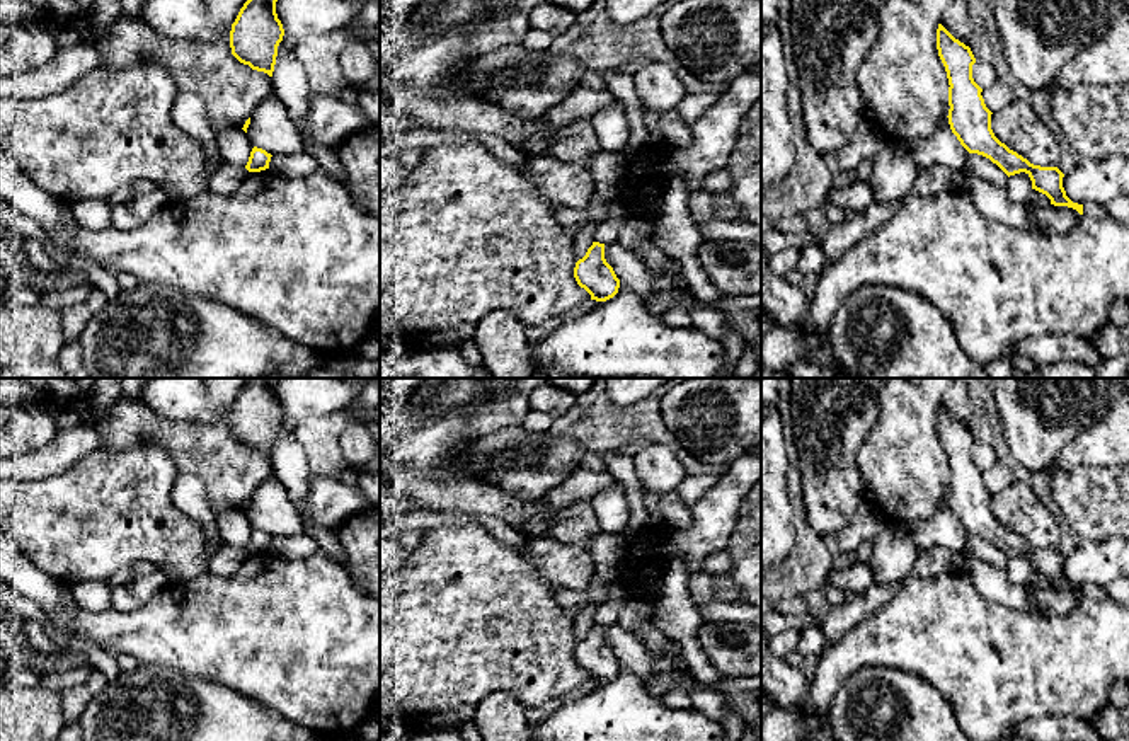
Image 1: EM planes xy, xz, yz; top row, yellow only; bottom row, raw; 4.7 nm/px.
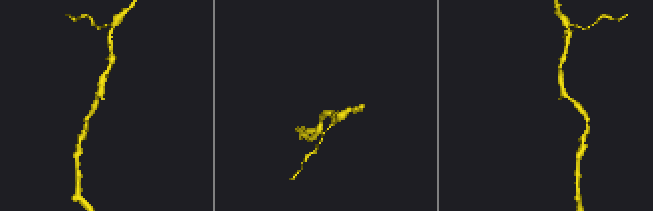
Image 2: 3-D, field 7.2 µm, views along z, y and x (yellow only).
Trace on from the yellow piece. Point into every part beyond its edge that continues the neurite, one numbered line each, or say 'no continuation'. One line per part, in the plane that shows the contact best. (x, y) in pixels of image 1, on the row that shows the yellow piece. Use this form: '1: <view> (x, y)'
no continuation

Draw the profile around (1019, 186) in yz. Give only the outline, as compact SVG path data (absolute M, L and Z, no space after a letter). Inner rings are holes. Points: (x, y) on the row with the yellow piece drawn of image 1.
M1020 172L1020 174L1010 175L1006 179L1005 191L1010 201L1017 204L1025 203L1029 194L1032 192L1032 181L1029 174Z

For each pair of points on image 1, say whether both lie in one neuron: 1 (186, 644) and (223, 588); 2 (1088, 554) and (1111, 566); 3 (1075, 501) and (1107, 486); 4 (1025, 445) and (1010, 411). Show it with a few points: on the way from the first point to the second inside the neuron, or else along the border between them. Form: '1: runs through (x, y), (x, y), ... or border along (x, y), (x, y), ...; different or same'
1: runs through (200, 631), (223, 607), (223, 602); same
2: runs through (1094, 559), (1106, 562); same
3: runs through (1083, 499), (1094, 499), (1099, 494); same
4: runs through (1025, 436), (1025, 426), (1019, 419); same

